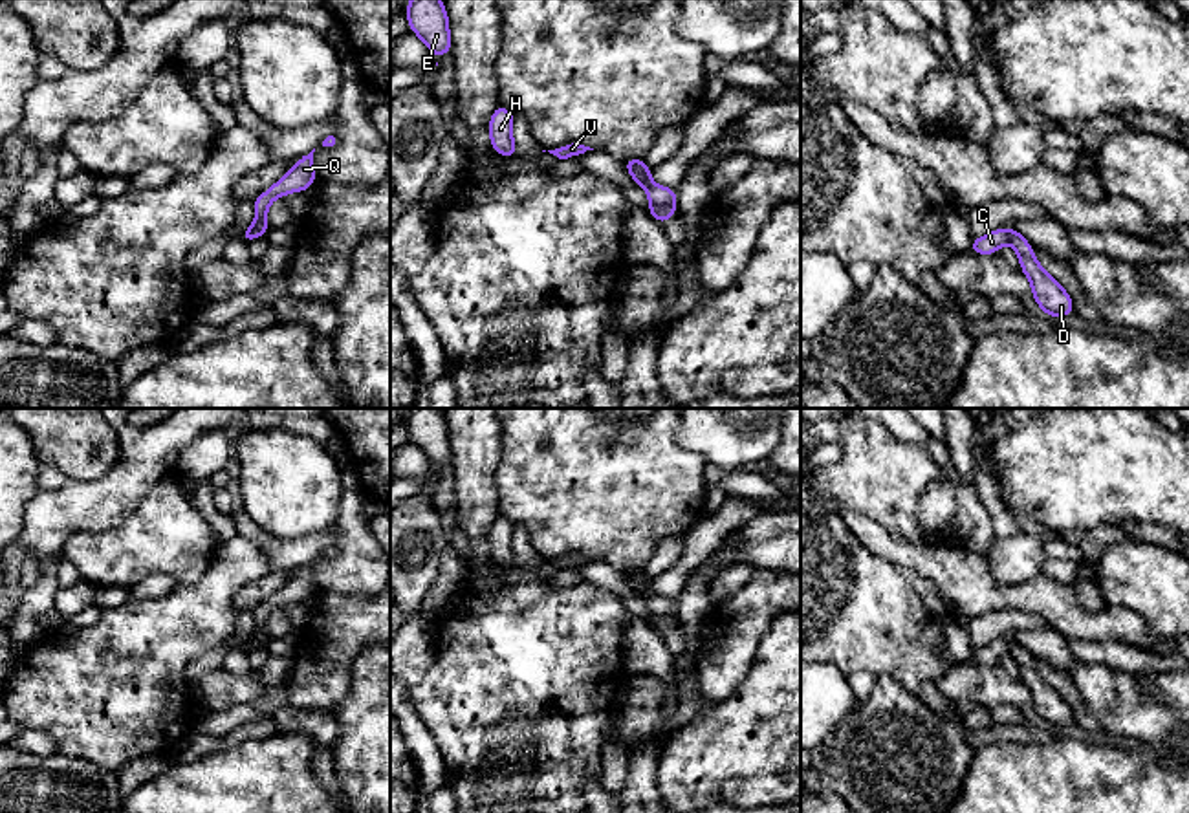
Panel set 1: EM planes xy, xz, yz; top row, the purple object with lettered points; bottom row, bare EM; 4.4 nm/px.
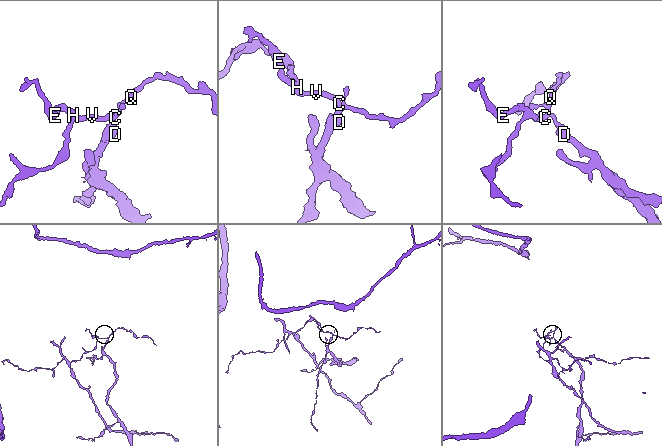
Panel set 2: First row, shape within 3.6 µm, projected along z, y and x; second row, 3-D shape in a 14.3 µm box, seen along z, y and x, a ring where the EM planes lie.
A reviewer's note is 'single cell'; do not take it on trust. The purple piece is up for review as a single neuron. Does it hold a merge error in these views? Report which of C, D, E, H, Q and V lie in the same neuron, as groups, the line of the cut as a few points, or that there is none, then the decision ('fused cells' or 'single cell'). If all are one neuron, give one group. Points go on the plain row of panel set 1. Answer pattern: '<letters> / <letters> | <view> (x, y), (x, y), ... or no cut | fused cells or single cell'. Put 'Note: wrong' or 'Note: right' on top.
Note: wrong
C E H Q V / D | xz (651, 614), (669, 614), (675, 617) | fused cells

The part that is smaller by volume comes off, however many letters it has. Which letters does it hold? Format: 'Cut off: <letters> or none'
Cut off: C, E, H, Q, V

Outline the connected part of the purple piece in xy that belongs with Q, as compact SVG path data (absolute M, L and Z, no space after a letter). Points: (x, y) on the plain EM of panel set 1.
M315 558L308 566L299 568L299 571L289 577L286 586L282 586L266 602L258 604L253 610L255 634L249 639L256 641L260 646L266 646L269 641L267 619L271 612L289 602L310 601L310 597L317 590L317 582L313 577L313 562Z

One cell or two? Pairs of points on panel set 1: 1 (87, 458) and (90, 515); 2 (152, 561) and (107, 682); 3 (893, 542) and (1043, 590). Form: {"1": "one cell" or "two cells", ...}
{"1": "two cells", "2": "two cells", "3": "one cell"}

